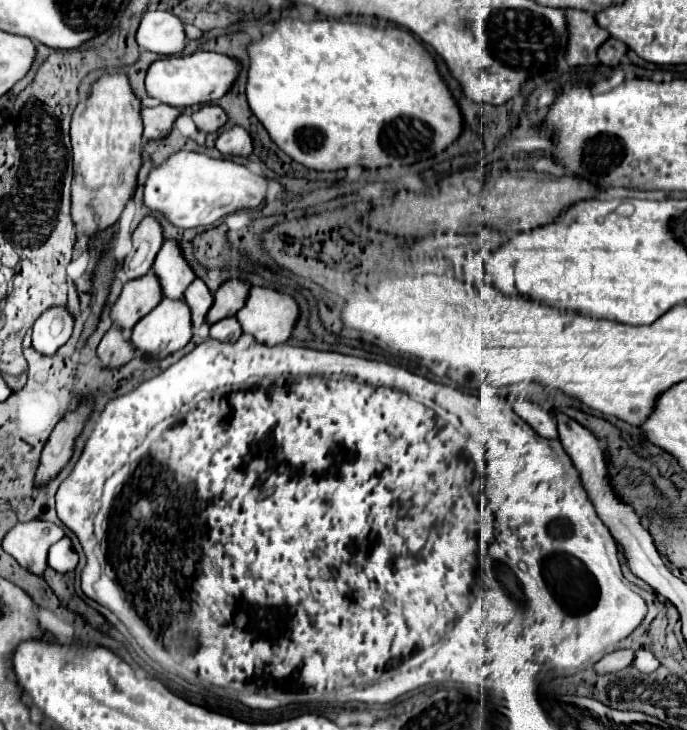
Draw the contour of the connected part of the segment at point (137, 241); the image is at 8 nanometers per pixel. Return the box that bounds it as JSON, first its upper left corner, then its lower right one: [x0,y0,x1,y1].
[123,216,163,280]

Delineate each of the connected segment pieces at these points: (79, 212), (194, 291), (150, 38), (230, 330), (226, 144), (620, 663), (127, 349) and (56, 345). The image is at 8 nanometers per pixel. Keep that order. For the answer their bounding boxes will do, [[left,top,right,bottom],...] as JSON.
[[71,74,143,238],[183,278,213,328],[137,12,187,56],[211,316,241,342],[215,126,253,158],[595,650,633,672],[97,324,137,368],[33,306,75,354]]

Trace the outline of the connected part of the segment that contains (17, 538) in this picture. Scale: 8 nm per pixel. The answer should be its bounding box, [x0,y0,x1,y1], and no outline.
[3,520,65,576]

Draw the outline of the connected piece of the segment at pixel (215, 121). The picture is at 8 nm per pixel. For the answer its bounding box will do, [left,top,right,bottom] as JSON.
[193,104,227,134]

